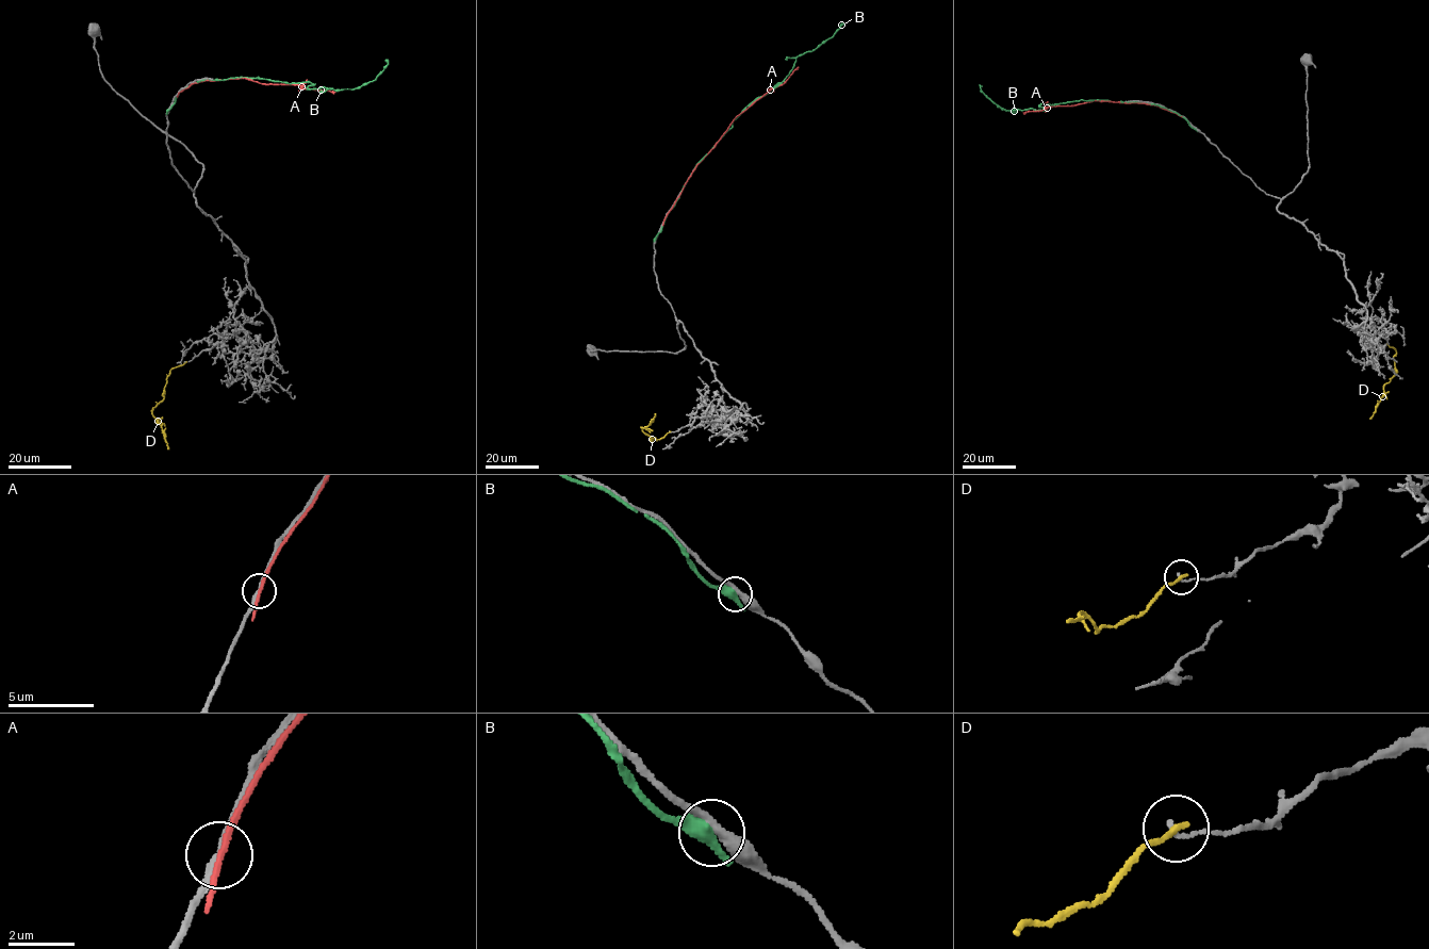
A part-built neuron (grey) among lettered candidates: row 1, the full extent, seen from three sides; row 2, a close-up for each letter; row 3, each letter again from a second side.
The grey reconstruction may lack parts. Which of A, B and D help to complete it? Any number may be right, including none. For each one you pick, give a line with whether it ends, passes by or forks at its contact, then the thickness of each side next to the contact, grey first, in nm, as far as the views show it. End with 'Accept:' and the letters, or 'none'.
Accept: none

